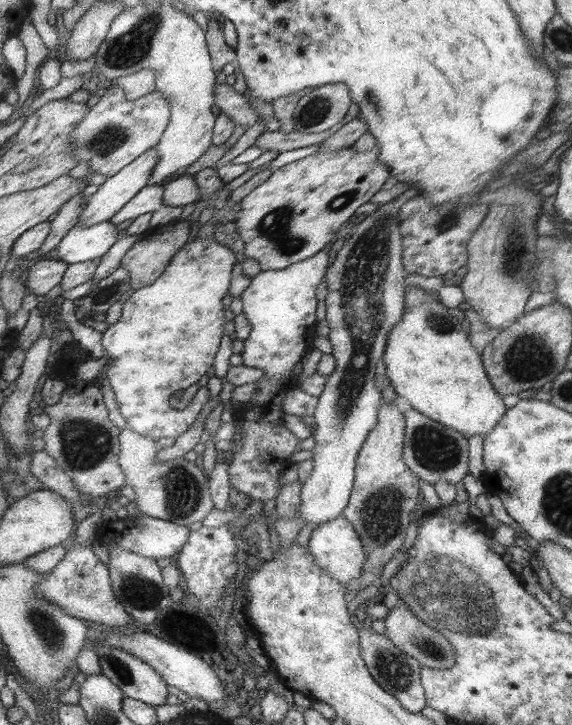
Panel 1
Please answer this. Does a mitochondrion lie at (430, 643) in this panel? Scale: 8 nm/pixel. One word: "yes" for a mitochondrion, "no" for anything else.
yes

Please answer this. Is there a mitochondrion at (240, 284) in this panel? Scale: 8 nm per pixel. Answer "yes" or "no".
no

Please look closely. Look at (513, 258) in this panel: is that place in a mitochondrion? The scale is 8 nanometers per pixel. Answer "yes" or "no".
yes

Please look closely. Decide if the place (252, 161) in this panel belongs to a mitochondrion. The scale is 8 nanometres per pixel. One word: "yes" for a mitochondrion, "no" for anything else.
no

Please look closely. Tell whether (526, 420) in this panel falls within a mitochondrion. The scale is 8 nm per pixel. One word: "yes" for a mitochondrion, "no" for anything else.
no

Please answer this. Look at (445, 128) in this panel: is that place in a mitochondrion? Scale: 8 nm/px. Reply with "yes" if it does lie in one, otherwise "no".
no

